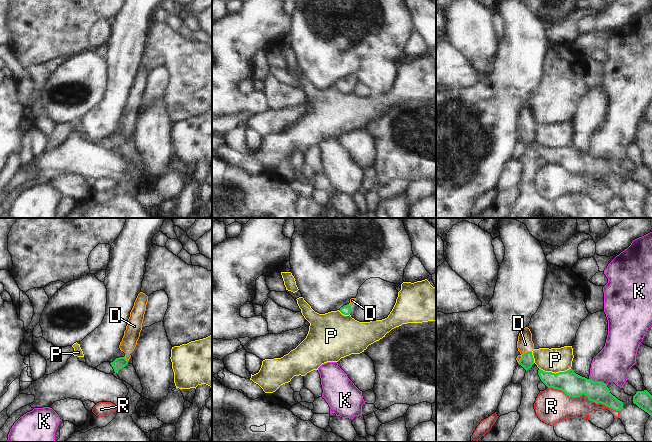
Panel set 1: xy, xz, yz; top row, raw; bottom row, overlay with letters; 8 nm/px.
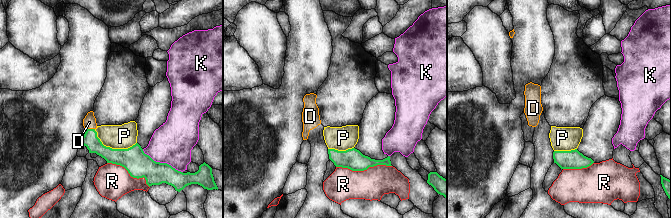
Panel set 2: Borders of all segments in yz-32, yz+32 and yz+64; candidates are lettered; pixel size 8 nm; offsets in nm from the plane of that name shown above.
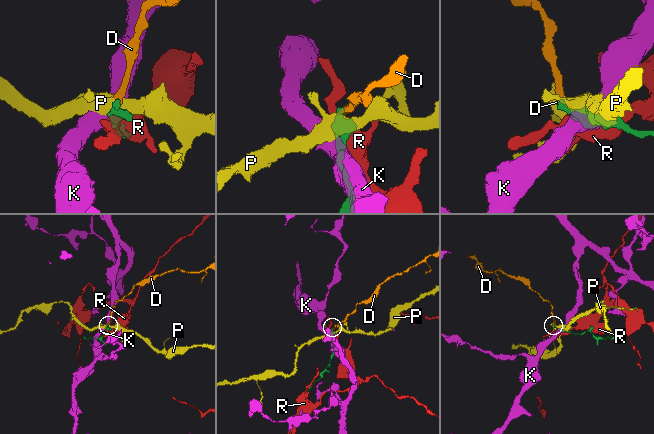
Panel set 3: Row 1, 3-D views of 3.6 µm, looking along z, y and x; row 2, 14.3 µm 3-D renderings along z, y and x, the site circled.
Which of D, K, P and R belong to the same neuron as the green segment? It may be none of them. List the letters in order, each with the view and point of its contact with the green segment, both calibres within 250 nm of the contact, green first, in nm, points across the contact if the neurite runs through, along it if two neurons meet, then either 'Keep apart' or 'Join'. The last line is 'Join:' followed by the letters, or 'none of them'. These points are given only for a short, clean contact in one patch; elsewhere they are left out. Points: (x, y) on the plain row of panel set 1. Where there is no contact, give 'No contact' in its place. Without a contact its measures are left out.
D: Touches green at yz (522, 131). Thickness 110 nm (green) against 130 nm. Path across: yz (527, 136), (522, 131), (525, 120). Join
K: Touches green at yz (598, 158). Thickness 190 nm (green) against 280 nm. Keep apart
P: Touches green at yz (554, 149). Thickness 190 nm (green) against 200 nm. Keep apart
R: Touches green at yz (583, 169). Thickness 190 nm (green) against 240 nm. Keep apart
Join: D

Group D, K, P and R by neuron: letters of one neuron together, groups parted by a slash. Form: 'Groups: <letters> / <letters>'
Groups: D / K / P / R

